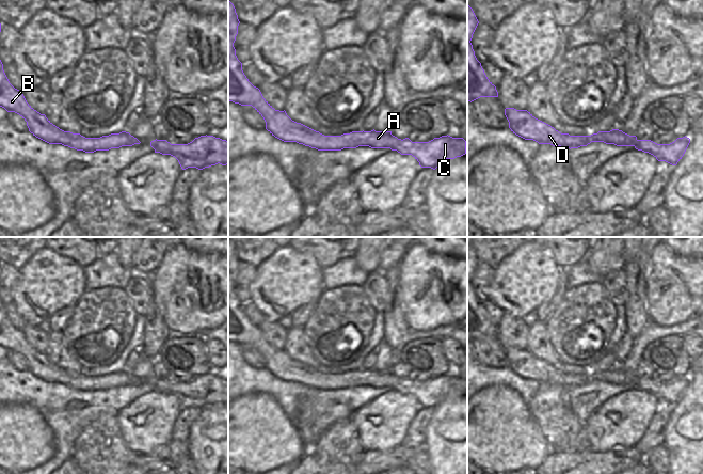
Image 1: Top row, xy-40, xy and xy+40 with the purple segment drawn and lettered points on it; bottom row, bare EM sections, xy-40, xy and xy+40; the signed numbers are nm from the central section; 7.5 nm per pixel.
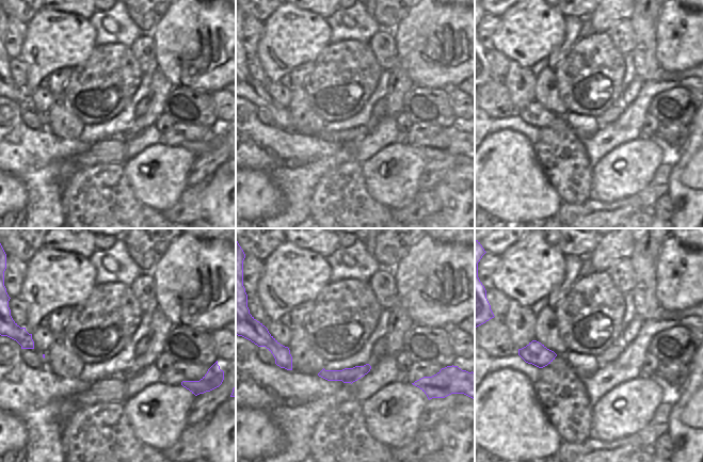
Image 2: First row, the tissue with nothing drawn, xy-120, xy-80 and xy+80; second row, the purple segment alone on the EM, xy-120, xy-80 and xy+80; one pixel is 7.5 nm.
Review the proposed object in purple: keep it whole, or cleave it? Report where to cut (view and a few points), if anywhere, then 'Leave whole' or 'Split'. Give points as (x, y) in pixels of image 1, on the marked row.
No split. Leave whole.

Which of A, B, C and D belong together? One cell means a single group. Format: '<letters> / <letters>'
A B C D

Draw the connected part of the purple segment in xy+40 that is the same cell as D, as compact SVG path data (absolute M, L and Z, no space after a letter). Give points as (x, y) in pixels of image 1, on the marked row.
M506 108L505 115L513 133L525 140L533 140L539 144L550 144L570 149L587 146L591 142L634 146L638 151L653 155L658 161L666 161L672 165L677 164L690 143L690 139L685 136L677 138L670 144L657 144L651 140L638 140L636 136L629 136L619 129L598 131L591 136L570 136L561 133L550 125L536 118L527 110Z

